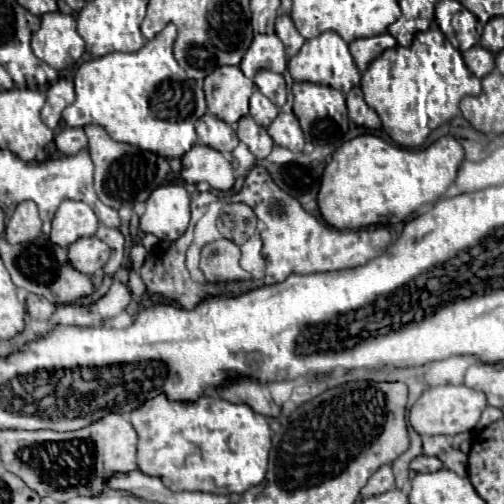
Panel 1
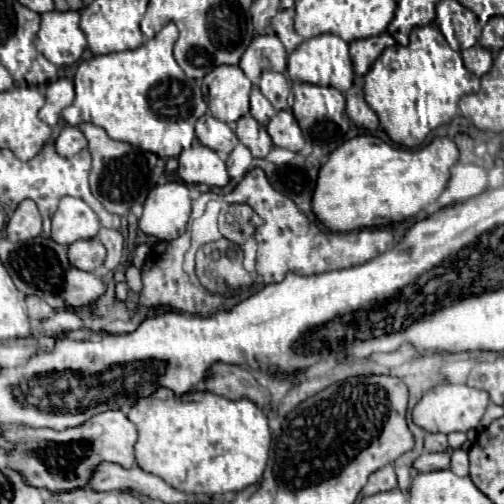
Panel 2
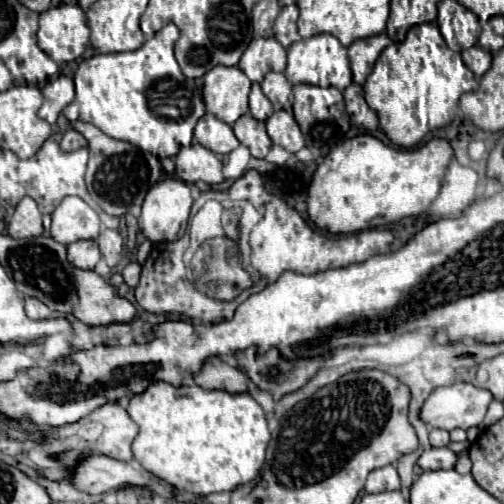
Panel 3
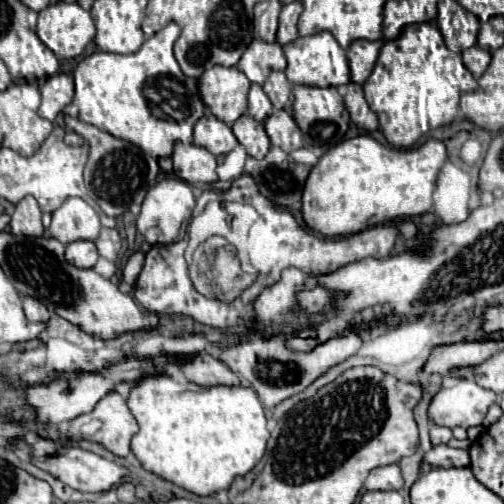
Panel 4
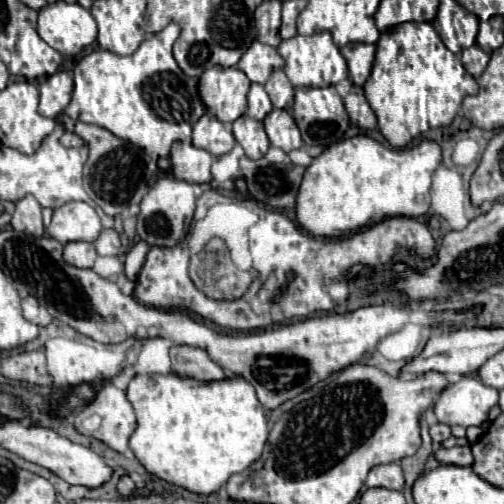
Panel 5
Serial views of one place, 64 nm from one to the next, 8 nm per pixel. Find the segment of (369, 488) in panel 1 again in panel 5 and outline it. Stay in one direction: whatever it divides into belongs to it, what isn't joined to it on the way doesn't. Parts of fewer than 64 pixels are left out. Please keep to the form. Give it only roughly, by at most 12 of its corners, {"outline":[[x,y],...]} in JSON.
{"outline":[[398,462],[374,466],[366,486],[402,490],[404,474]]}

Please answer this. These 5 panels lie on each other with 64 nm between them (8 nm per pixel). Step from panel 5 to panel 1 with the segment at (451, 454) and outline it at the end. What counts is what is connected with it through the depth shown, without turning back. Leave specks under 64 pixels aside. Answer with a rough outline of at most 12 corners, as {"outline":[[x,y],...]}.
{"outline":[[418,456],[410,468],[414,472],[436,472],[442,462],[436,456]]}

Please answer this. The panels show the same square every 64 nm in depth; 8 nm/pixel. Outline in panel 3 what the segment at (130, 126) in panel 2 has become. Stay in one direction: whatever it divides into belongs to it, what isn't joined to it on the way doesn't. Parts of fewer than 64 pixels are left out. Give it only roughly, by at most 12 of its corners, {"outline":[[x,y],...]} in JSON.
{"outline":[[170,22],[80,62],[68,120],[158,158],[192,144],[202,92]]}

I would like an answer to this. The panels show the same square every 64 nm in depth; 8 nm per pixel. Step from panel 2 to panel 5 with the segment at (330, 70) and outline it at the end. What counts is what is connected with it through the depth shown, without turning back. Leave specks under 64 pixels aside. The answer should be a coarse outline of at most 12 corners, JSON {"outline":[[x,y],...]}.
{"outline":[[328,32],[278,46],[294,86],[338,84],[346,60]]}

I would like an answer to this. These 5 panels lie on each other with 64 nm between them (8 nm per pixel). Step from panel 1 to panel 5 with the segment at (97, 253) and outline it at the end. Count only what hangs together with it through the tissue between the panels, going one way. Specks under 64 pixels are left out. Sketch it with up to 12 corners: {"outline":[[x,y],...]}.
{"outline":[[68,242],[64,260],[76,268],[92,268],[96,248],[90,242]]}

